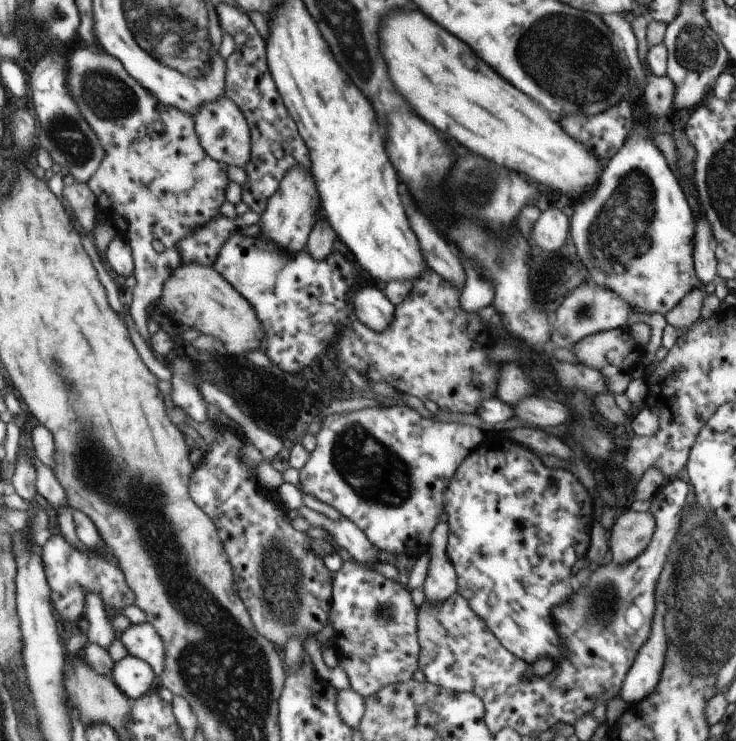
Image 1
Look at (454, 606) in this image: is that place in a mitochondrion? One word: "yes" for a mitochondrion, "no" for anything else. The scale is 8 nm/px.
no

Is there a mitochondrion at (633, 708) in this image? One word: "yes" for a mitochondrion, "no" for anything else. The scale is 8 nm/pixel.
no

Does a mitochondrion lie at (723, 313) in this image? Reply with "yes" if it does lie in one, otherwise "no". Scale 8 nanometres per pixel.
no

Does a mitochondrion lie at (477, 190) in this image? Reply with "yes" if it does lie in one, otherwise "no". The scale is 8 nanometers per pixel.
yes

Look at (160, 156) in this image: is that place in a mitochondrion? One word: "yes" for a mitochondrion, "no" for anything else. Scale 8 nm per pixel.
no

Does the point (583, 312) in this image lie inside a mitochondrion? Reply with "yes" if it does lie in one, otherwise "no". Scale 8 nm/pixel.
yes

